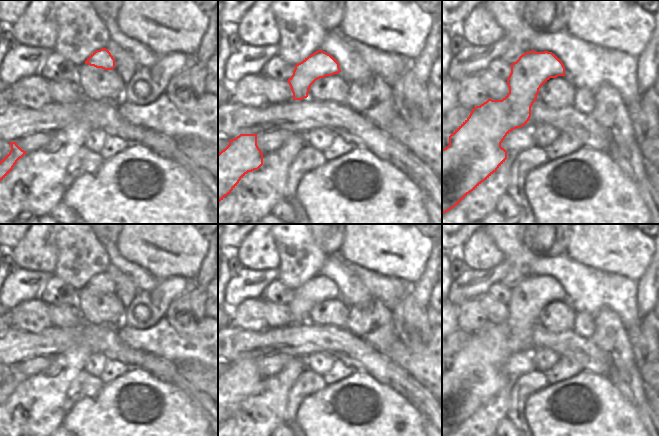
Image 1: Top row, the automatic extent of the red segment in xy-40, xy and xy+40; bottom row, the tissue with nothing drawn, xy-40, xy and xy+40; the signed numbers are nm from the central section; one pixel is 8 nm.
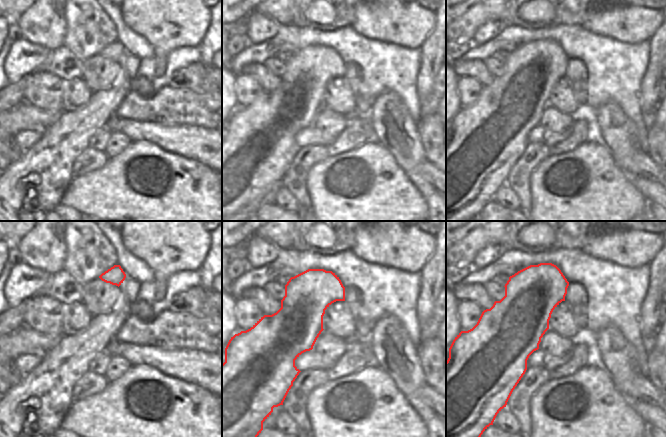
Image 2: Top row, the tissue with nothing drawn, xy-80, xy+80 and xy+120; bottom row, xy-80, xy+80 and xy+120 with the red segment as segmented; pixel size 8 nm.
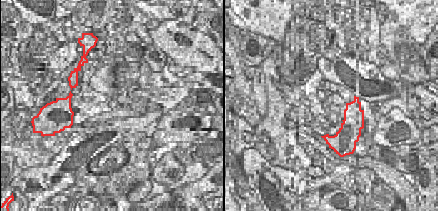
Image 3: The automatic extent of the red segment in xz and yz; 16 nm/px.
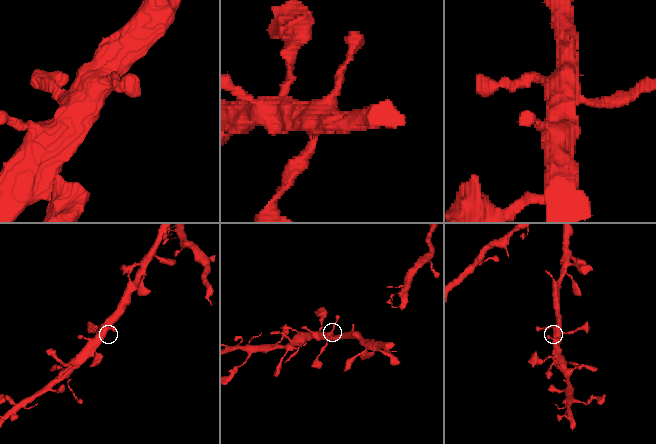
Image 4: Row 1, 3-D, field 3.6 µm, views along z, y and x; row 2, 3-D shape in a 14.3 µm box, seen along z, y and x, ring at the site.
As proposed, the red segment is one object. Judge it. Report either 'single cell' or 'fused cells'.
single cell

